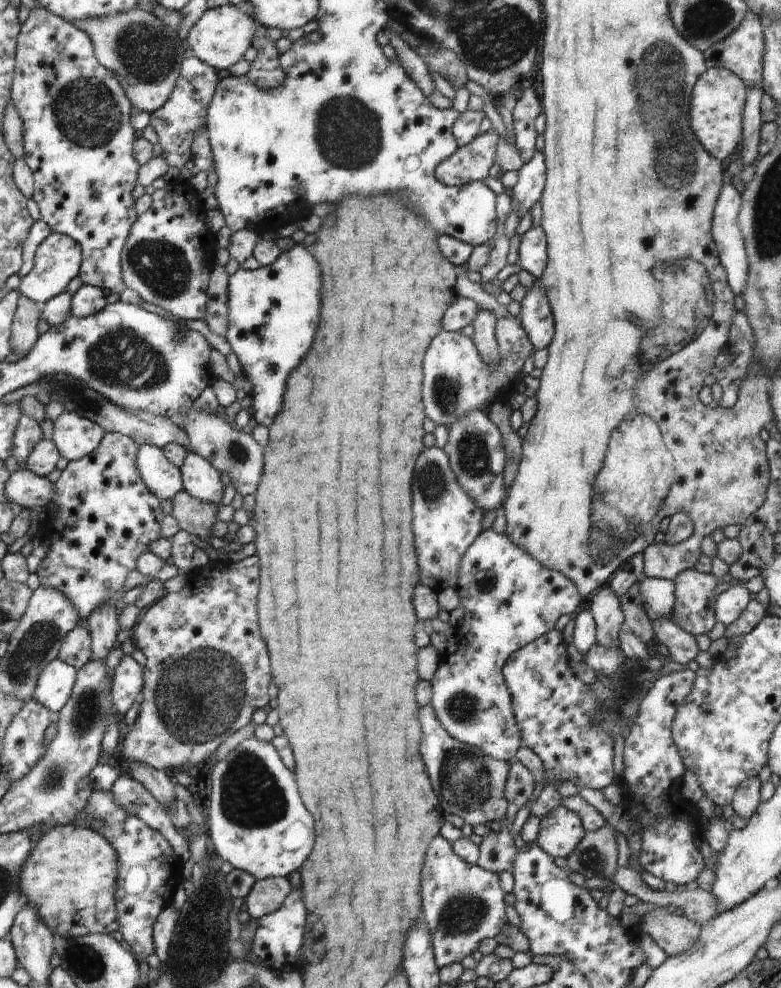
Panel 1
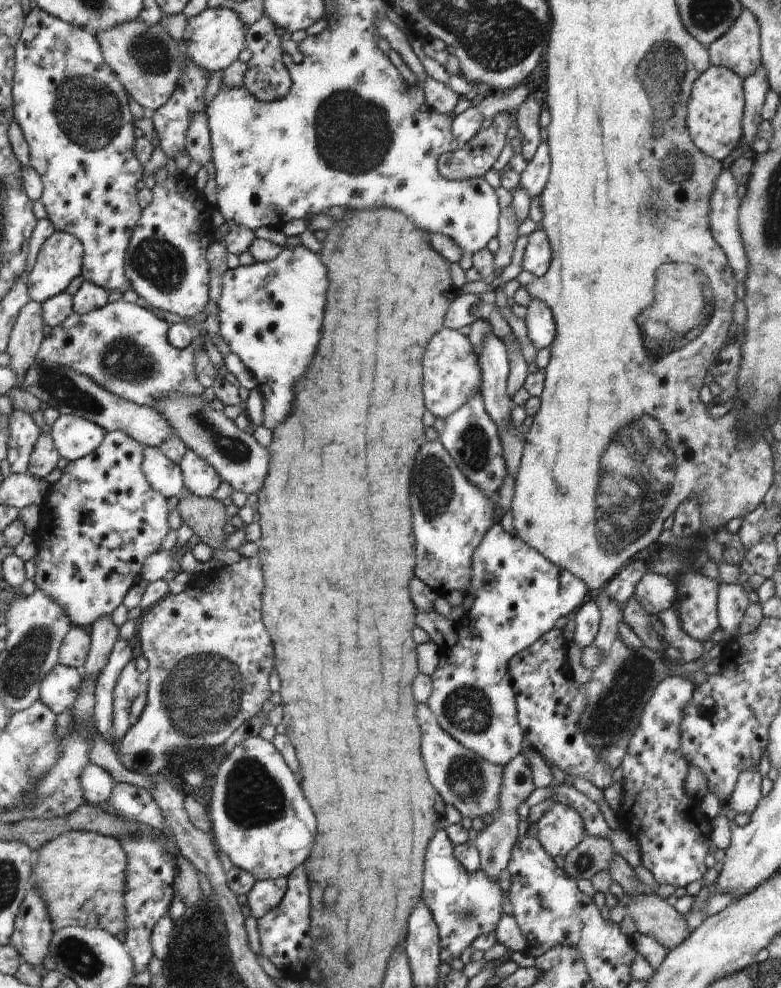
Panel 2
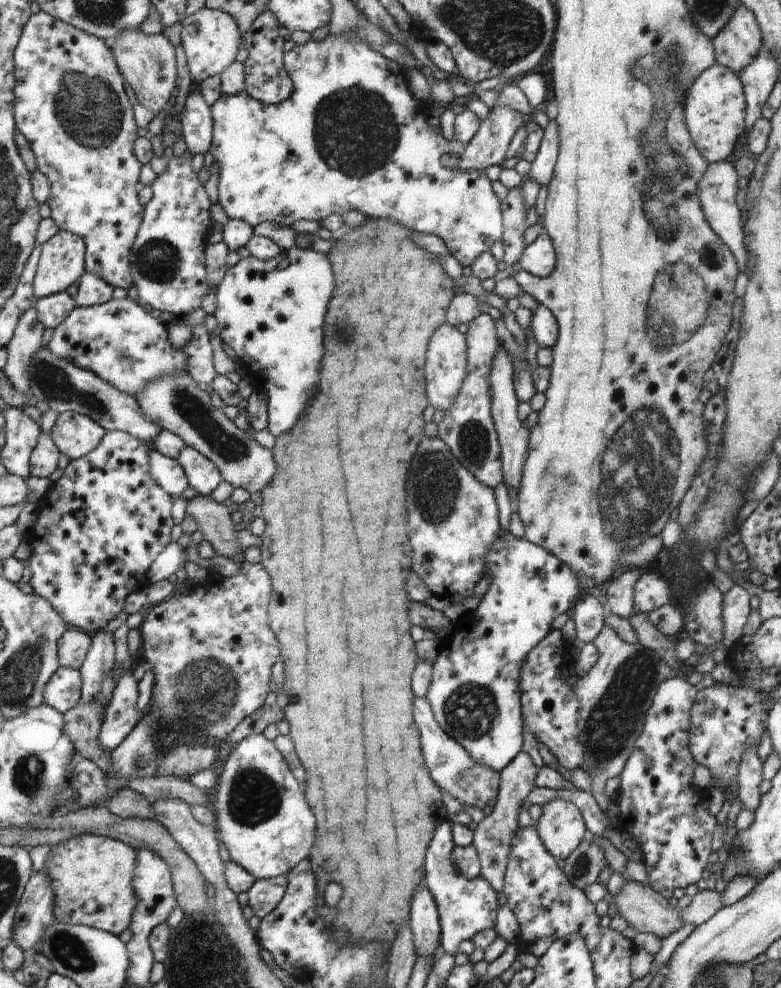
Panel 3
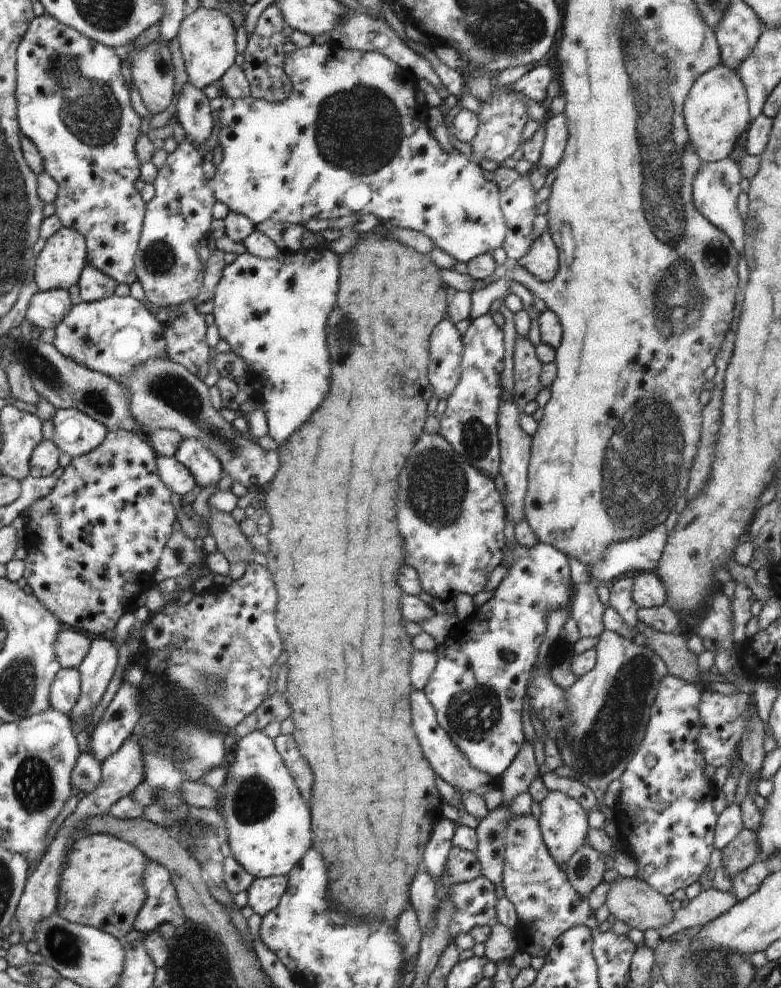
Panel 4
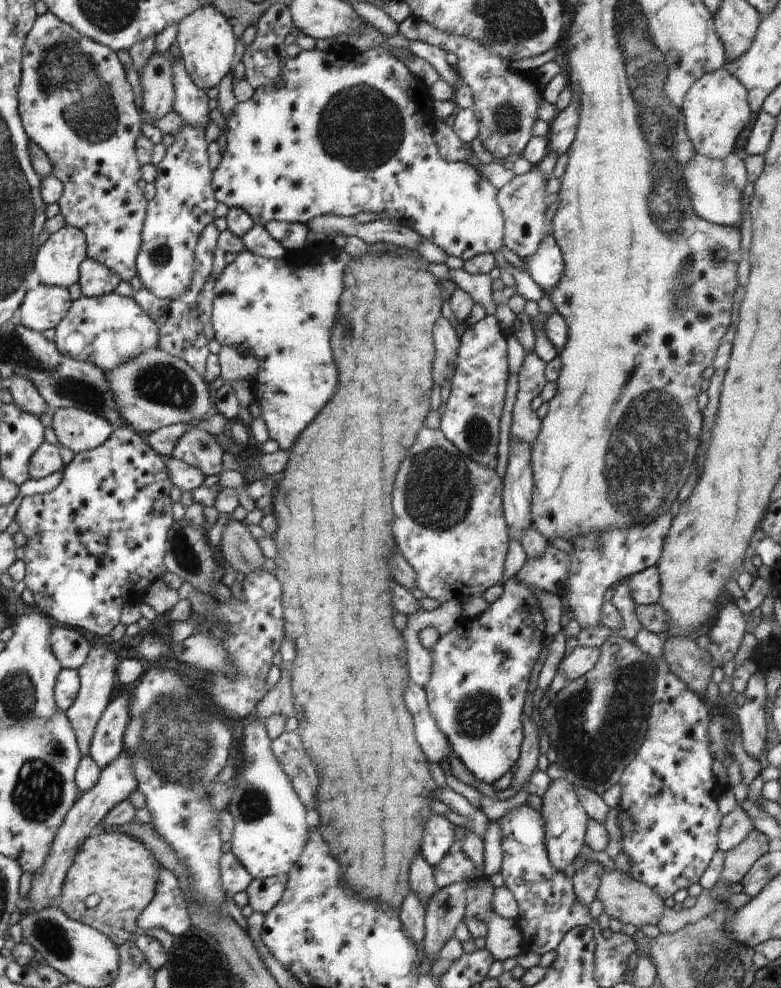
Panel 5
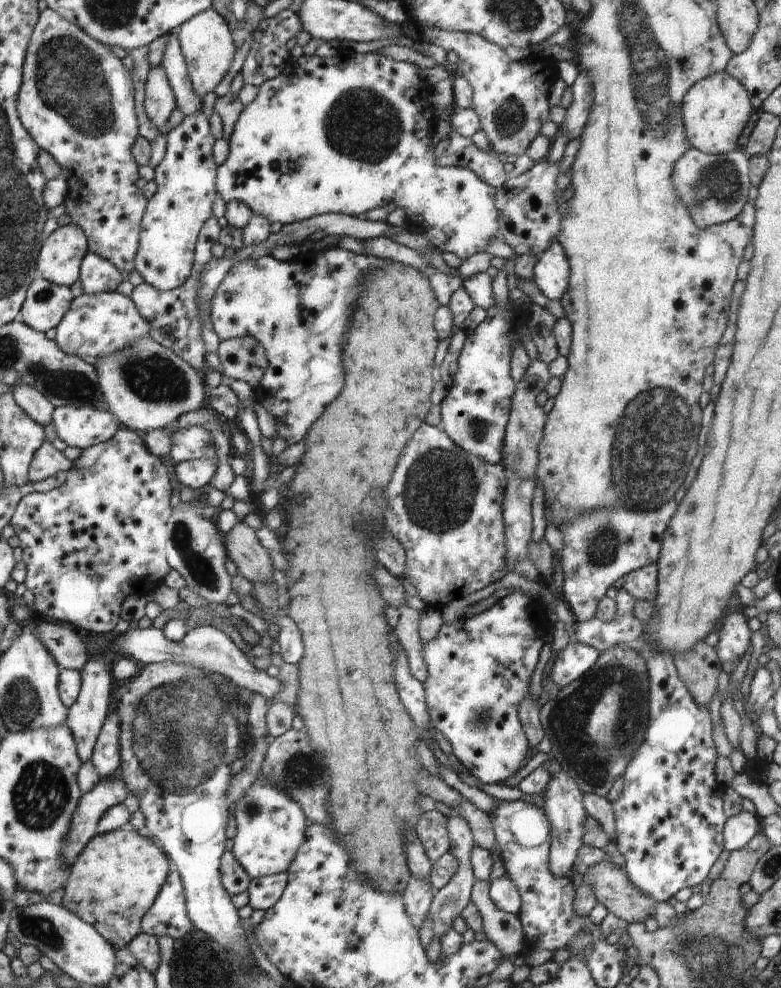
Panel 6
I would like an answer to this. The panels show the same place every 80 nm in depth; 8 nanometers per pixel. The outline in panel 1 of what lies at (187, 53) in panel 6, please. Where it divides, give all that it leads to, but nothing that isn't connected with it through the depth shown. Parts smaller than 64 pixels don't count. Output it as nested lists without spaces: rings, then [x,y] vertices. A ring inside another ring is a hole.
[[[228,4],[217,9],[208,8],[189,30],[186,40],[194,55],[220,71],[230,68],[244,56],[244,52],[250,48],[254,32],[257,32],[254,18],[247,15],[239,6]]]

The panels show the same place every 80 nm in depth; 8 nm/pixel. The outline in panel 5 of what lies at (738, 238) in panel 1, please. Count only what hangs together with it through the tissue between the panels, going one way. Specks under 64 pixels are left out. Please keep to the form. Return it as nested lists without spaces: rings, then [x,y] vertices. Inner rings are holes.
[[[732,152],[726,158],[709,159],[700,153],[696,153],[696,156],[685,168],[685,190],[691,200],[692,210],[701,219],[725,227],[741,226],[742,197],[744,196],[744,187],[747,184],[747,172],[744,161],[738,158],[739,154],[739,152]]]

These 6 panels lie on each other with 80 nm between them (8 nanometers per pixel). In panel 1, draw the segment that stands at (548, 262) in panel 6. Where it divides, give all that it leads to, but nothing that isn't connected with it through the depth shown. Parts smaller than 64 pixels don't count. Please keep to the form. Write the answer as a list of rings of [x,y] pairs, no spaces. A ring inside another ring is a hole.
[[[534,226],[521,236],[518,248],[518,264],[539,281],[548,258],[547,238],[541,226]]]

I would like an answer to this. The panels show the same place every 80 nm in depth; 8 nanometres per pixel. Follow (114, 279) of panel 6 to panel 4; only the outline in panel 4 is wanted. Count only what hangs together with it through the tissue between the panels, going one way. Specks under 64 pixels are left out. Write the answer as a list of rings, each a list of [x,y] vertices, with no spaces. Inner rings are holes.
[[[87,264],[82,271],[78,286],[81,302],[94,302],[114,295],[117,282],[101,270]]]

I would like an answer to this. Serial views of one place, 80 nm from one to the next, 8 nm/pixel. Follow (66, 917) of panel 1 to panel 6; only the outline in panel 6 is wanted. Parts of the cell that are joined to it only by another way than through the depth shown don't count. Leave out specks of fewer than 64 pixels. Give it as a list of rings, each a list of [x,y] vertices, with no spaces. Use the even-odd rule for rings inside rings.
[[[126,826],[97,834],[86,843],[85,850],[77,856],[75,863],[70,867],[69,880],[64,886],[61,905],[93,925],[116,950],[121,949],[142,933],[141,920],[153,906],[172,868],[164,850],[146,833],[141,834],[134,828]]]

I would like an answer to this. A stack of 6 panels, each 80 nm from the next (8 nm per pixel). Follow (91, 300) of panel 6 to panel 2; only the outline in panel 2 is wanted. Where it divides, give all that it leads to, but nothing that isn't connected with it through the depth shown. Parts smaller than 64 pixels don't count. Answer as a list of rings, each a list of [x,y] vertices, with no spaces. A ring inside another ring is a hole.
[[[123,299],[108,302],[85,315],[72,313],[44,337],[29,376],[36,363],[66,366],[88,376],[108,392],[152,409],[156,409],[159,399],[167,395],[201,395],[205,388],[197,379],[193,343],[183,349],[172,346],[167,335],[169,325],[146,306],[127,303]]]

